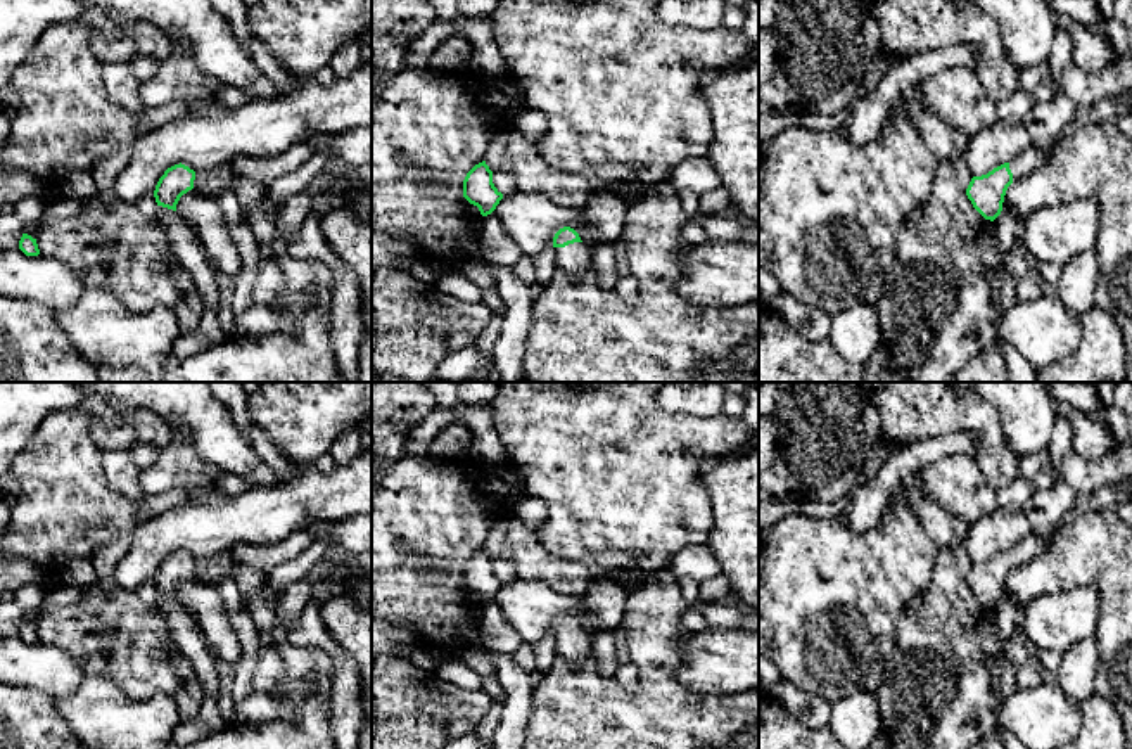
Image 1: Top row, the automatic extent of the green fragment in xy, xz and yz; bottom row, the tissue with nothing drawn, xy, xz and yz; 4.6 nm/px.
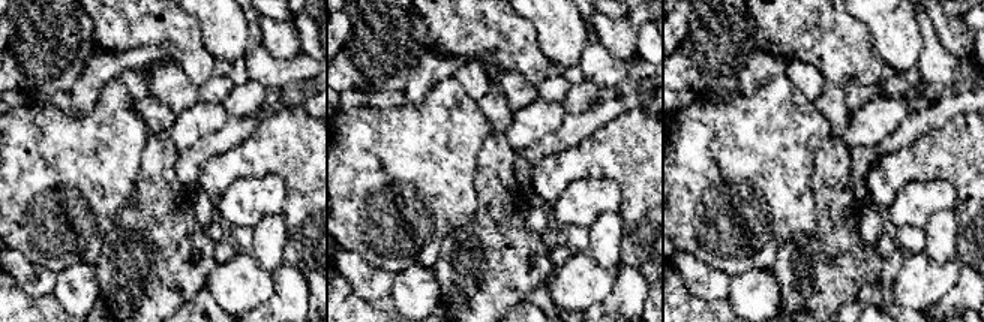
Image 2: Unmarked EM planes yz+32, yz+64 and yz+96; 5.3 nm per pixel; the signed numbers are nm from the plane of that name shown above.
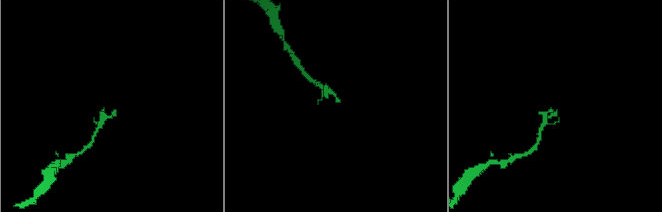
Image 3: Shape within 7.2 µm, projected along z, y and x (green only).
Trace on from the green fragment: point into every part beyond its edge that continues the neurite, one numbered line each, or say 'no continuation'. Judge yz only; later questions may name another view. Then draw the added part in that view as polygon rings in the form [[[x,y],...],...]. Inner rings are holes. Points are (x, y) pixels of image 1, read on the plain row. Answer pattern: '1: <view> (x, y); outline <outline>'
1: yz (1032, 545); outline [[[1058,529],[1046,538],[1039,538],[1035,533],[1030,533],[1023,541],[1009,550],[1013,567],[1020,567],[1030,562],[1033,557],[1040,555],[1054,541],[1056,533]]]

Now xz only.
1: xz (574, 646); outline [[[584,630],[555,635],[555,652],[570,664],[581,664],[591,652],[591,635]]]

